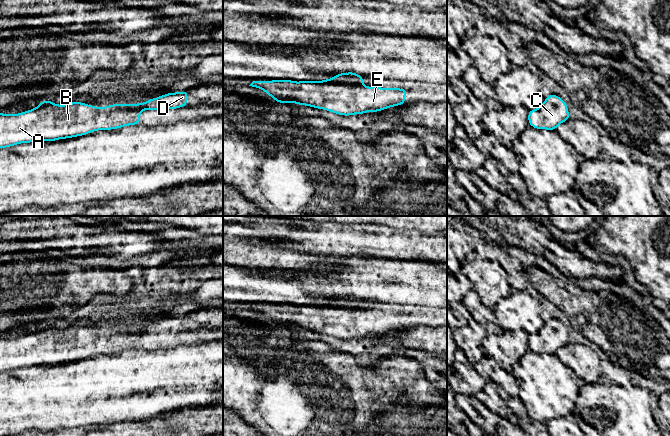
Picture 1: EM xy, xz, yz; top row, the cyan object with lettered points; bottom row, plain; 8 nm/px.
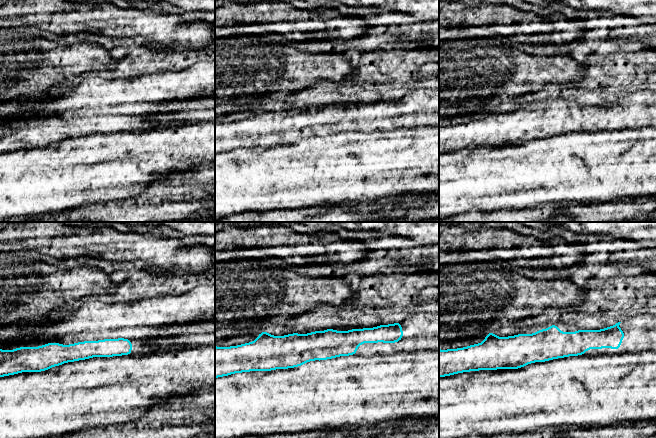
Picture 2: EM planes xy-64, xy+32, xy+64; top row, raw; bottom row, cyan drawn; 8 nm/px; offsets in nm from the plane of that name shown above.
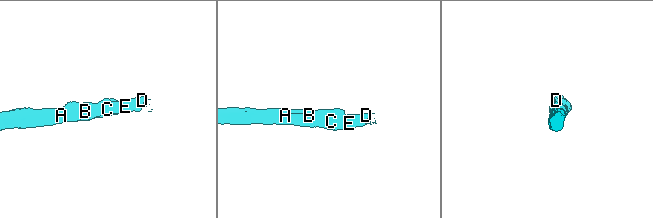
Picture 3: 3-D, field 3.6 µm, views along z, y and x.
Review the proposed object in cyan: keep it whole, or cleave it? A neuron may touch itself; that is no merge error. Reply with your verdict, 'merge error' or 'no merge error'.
no merge error

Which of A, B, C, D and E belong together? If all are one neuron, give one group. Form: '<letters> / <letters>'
A B C D E

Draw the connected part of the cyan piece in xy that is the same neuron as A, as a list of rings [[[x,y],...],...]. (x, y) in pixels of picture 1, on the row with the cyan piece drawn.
[[[187,90],[161,95],[138,104],[111,104],[96,107],[74,101],[65,105],[58,105],[45,100],[31,110],[19,114],[0,113],[0,149],[21,143],[38,141],[55,141],[83,136],[98,130],[113,130],[129,125],[139,125],[140,112],[144,110],[178,109],[187,106]]]

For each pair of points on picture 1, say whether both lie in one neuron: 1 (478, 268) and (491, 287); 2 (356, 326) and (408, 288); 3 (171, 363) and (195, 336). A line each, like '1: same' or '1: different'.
1: same
2: different
3: different

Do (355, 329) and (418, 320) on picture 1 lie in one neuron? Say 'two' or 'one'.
one

